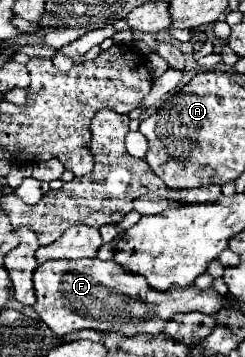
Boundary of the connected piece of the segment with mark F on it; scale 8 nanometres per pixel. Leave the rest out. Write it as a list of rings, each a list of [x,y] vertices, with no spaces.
[[[97,257],[77,259],[77,261],[47,261],[47,263],[43,263],[35,269],[33,283],[35,283],[35,297],[37,297],[35,311],[55,335],[67,335],[67,333],[73,333],[73,331],[79,331],[79,329],[121,331],[123,335],[137,335],[137,333],[157,335],[157,333],[163,331],[165,323],[175,313],[199,311],[199,313],[215,315],[225,305],[225,295],[219,295],[213,287],[210,287],[207,291],[201,290],[195,285],[185,287],[185,289],[173,287],[171,291],[161,293],[161,291],[151,289],[141,275],[127,273],[115,261],[101,261]]]

